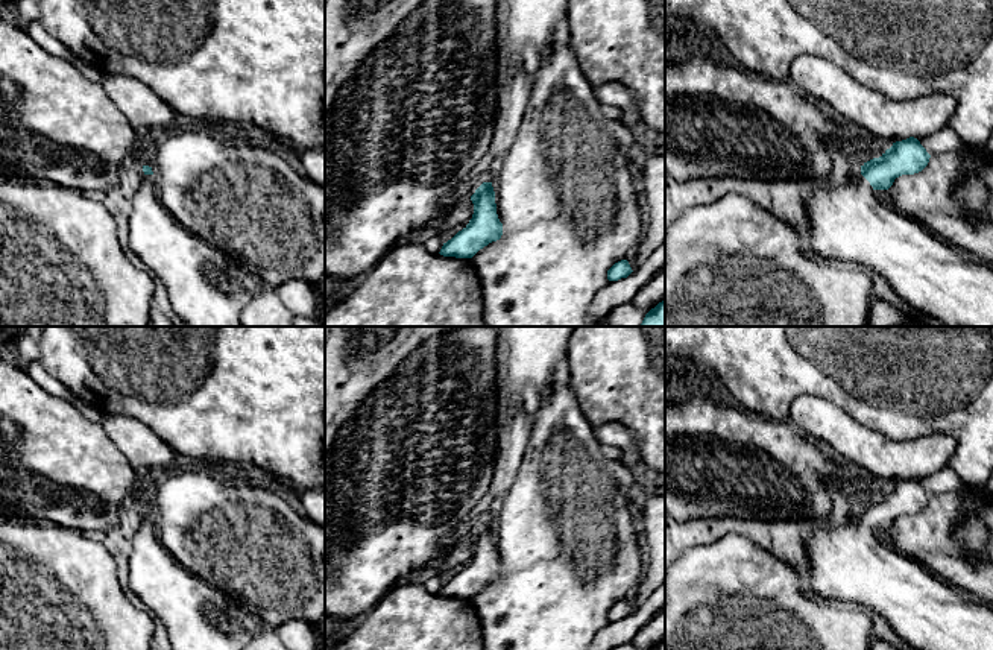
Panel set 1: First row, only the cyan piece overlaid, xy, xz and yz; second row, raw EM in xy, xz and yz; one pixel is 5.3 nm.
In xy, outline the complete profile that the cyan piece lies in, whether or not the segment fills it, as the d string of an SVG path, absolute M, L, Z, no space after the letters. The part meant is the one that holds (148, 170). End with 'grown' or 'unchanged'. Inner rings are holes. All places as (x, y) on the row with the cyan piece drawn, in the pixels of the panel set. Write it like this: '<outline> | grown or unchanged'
M143 166L143 172L144 178L134 194L129 216L128 245L131 251L143 261L153 278L158 278L166 287L170 307L185 327L240 327L241 311L263 287L261 279L235 258L187 231L161 204L152 167Z | grown

